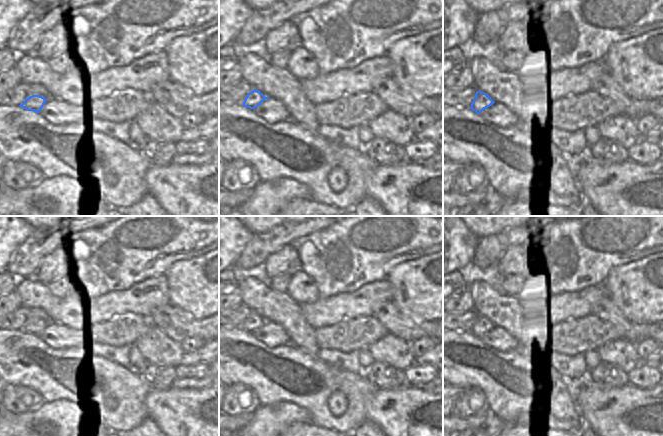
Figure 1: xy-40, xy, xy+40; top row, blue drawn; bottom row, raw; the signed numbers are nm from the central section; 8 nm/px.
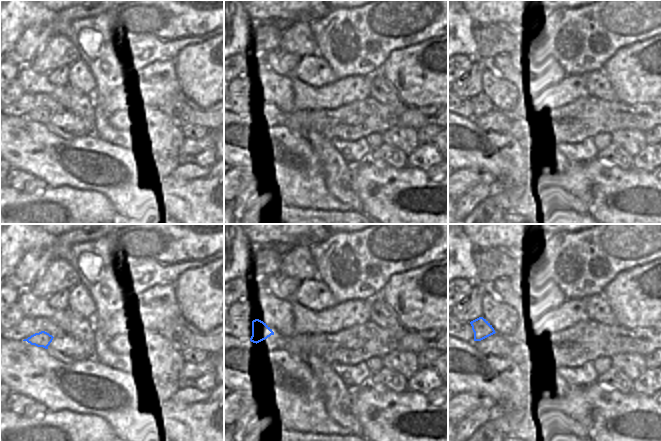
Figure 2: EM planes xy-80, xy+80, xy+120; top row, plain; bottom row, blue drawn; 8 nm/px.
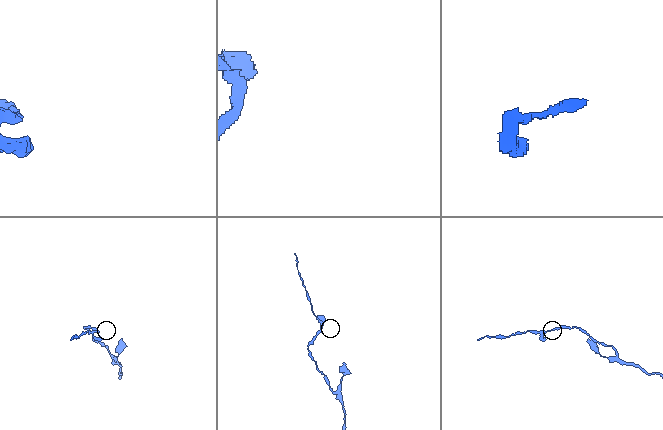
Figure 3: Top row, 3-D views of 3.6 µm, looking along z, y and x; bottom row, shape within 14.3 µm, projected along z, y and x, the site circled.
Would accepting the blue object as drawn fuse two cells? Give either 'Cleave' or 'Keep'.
Keep.

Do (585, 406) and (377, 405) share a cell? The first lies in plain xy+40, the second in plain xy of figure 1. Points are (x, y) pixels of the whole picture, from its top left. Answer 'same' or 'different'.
same

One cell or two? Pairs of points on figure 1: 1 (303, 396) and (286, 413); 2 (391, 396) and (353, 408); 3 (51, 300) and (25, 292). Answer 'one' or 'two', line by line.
1: two
2: two
3: one

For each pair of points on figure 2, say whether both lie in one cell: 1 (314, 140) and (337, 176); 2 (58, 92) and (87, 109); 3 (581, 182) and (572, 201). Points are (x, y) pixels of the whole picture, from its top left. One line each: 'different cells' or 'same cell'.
1: same cell
2: same cell
3: different cells

